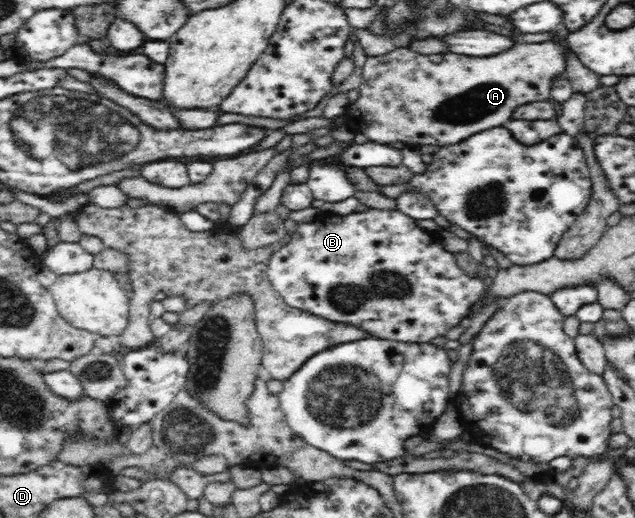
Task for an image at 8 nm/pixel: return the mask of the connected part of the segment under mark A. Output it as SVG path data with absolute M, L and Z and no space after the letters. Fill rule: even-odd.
M553 40L544 41L543 43L519 43L515 47L509 47L503 53L497 53L489 56L468 56L458 54L453 51L449 53L435 53L433 55L423 55L407 46L399 46L389 53L367 57L362 67L362 80L359 85L359 98L354 104L361 111L361 116L356 120L355 125L359 128L359 138L375 144L391 145L391 143L404 143L407 146L418 148L422 145L453 145L456 142L464 141L469 137L475 136L475 133L483 132L487 129L493 129L496 126L504 126L507 121L511 120L511 115L520 106L535 102L551 100L551 85L557 77L565 76L565 67L567 67L567 56L563 50L563 44L553 42Z

